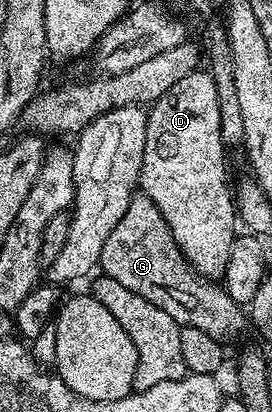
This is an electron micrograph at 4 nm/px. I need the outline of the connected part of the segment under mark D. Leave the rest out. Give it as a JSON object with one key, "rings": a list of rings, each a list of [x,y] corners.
{"rings":[[[197,70],[186,74],[186,78],[174,82],[174,86],[170,86],[170,90],[166,90],[166,94],[162,94],[162,98],[158,98],[148,112],[146,150],[142,154],[139,187],[142,189],[143,195],[148,196],[150,202],[154,202],[154,206],[158,206],[158,210],[162,210],[162,218],[166,218],[166,226],[170,226],[170,234],[174,234],[174,242],[178,242],[182,254],[188,259],[188,263],[191,264],[193,270],[205,278],[223,277],[226,262],[230,258],[230,246],[236,241],[238,235],[236,202],[233,189],[230,186],[228,189],[228,168],[224,165],[224,153],[226,153],[226,147],[220,133],[218,90],[215,89],[214,78],[208,70]]]}

